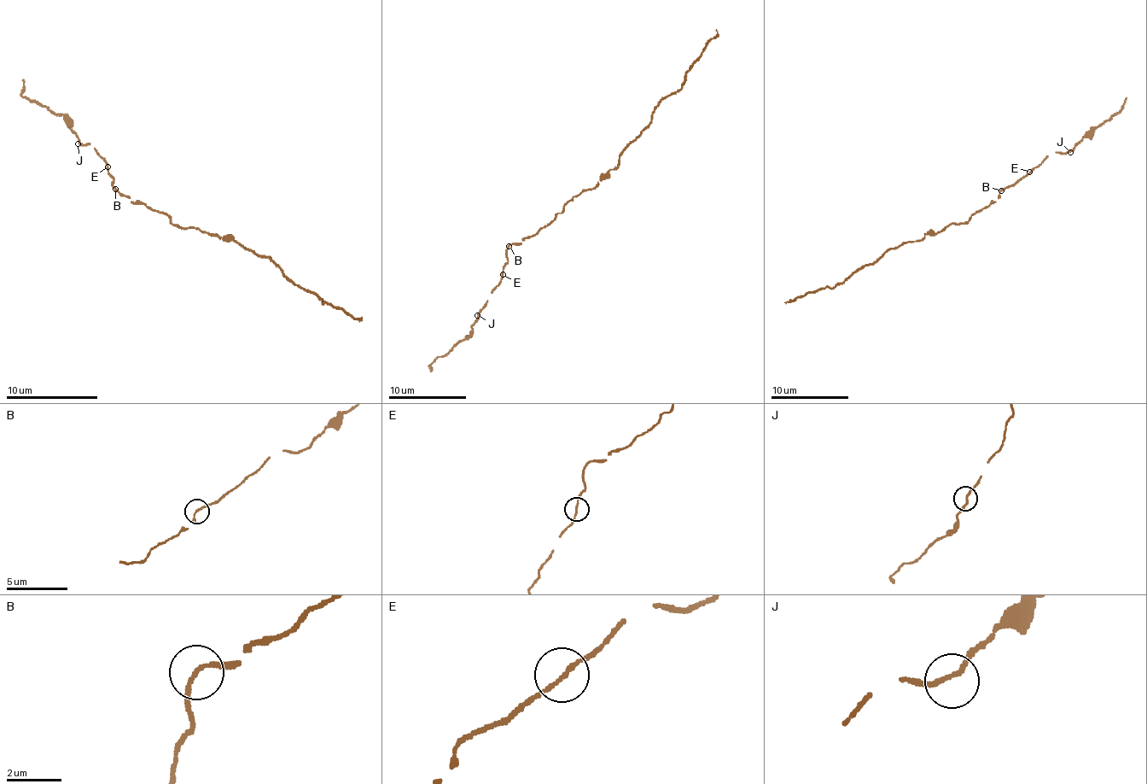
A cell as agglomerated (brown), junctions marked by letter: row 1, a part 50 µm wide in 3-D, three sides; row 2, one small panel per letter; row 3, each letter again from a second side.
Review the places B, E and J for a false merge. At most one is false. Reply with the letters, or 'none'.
none

